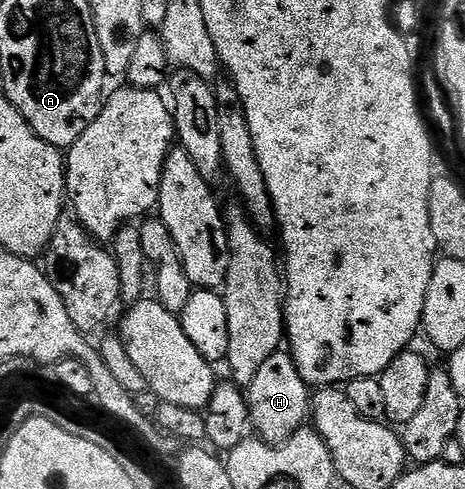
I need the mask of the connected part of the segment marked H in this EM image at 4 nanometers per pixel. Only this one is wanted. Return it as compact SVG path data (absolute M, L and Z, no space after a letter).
M286 350L272 354L246 389L251 425L255 433L268 444L283 444L305 425L312 406L309 385L300 376L293 355Z

